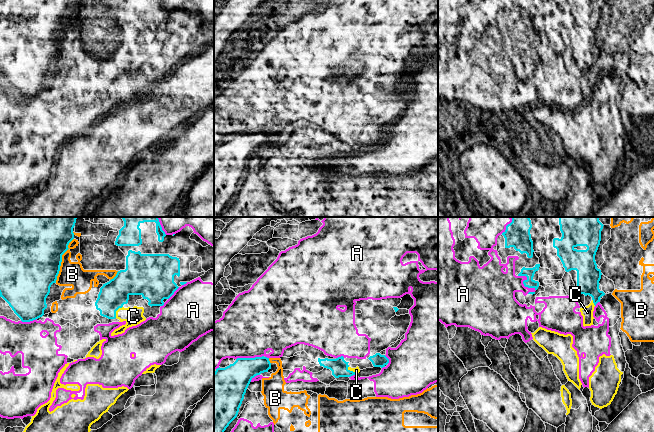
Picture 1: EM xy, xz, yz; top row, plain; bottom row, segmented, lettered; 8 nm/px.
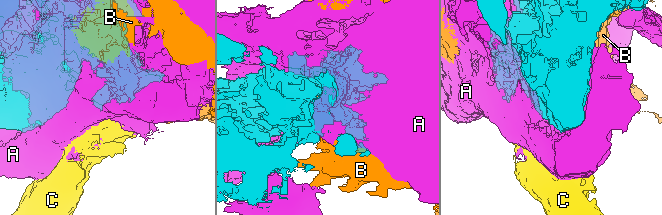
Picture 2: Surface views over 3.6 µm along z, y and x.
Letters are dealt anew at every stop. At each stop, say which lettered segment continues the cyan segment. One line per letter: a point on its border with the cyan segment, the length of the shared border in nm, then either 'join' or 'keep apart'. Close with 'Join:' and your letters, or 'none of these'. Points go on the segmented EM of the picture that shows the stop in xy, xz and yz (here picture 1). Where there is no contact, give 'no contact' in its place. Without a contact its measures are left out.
A: meets cyan in yz at (523, 283); contact 190 nm long; keep apart
B: meets cyan in xy at (61, 260); contact 380 nm long; keep apart
C: meets cyan in xy at (116, 310); contact 110 nm long; keep apart
Join: none of these

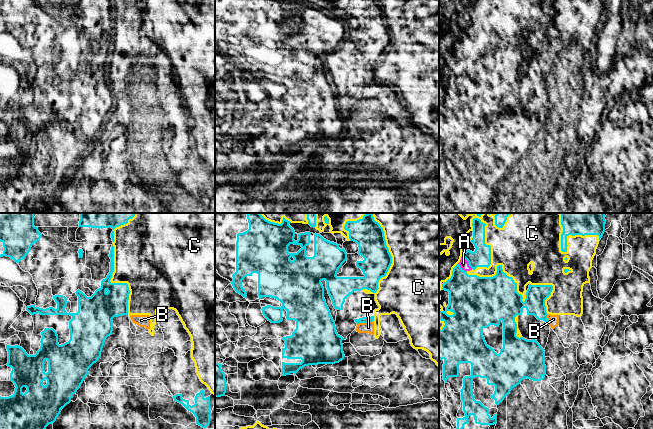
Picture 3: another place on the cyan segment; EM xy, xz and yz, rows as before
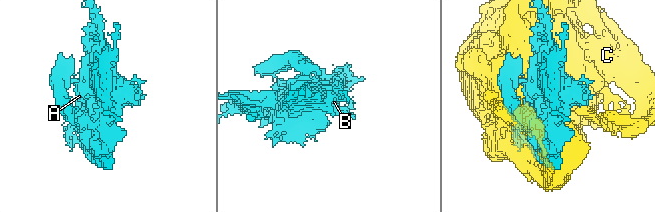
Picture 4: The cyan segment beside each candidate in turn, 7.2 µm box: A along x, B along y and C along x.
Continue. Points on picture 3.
A: meets cyan in yz at (468, 262); contact 130 nm long; keep apart
B: meets cyan in xz at (364, 322); contact 130 nm long; keep apart
C: meets cyan in xz at (390, 254); contact 650 nm long; keep apart
Join: none of these

